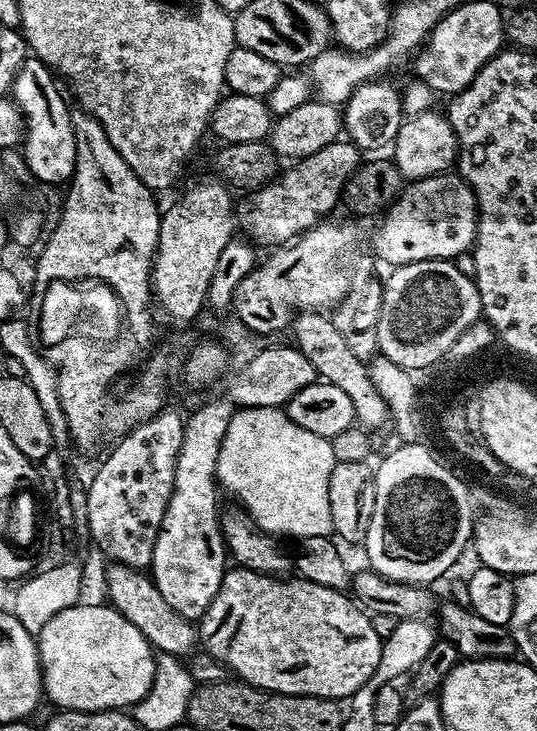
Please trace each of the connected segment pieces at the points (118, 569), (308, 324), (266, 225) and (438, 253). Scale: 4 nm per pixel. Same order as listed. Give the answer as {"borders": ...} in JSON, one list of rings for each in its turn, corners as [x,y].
{"borders":[[[[112,562],[107,566],[109,568],[104,572],[104,584],[108,587],[107,603],[122,613],[126,622],[138,626],[138,630],[142,630],[149,645],[157,653],[187,657],[198,644],[197,625],[182,618],[182,614],[178,614],[174,606],[166,603],[166,598],[158,594],[158,586],[153,582],[151,575],[145,574],[139,568],[129,568],[127,564]]],[[[320,310],[297,312],[290,328],[291,331],[296,331],[295,347],[299,348],[302,354],[306,354],[306,358],[310,358],[317,377],[323,383],[338,386],[338,390],[342,390],[350,398],[350,402],[354,404],[355,423],[360,428],[372,430],[389,423],[388,406],[371,381],[369,365],[354,354],[349,342],[346,342],[346,338],[334,326],[331,315]]],[[[339,140],[331,143],[330,146],[323,147],[322,150],[315,151],[314,154],[301,157],[289,170],[272,181],[271,184],[257,188],[251,193],[252,196],[244,205],[238,208],[238,224],[244,227],[243,235],[247,237],[253,245],[268,244],[267,246],[279,246],[289,243],[308,231],[313,225],[321,223],[326,215],[336,204],[339,205],[343,197],[345,182],[353,175],[362,162],[362,154],[359,148],[352,141]]],[[[459,174],[413,180],[392,207],[383,213],[380,229],[372,236],[371,251],[380,260],[384,259],[388,266],[419,260],[452,260],[475,245],[477,215],[476,195]]]]}

